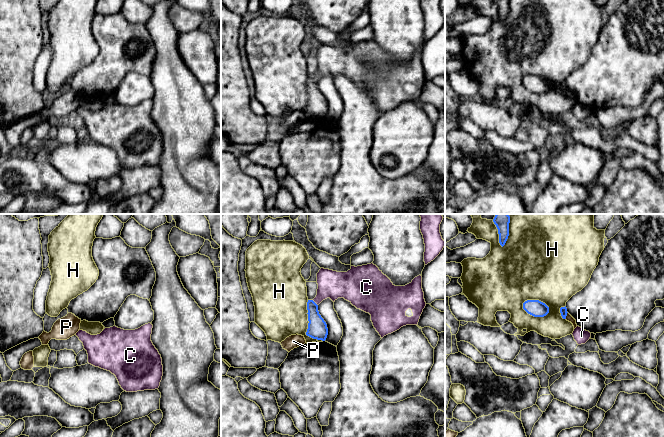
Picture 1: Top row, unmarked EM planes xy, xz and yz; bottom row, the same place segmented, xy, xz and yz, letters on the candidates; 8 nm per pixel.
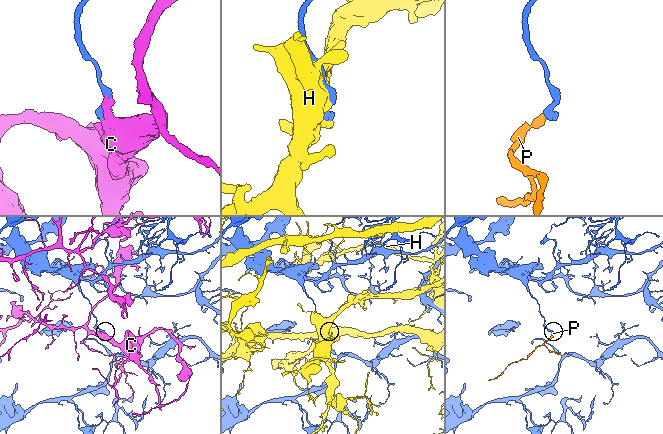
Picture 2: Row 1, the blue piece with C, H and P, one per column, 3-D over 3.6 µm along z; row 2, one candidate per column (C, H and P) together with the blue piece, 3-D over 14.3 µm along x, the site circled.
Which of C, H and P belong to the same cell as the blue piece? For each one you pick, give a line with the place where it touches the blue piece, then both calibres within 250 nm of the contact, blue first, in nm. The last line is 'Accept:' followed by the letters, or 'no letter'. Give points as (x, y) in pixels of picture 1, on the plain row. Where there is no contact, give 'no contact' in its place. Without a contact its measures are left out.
Accept: no letter

